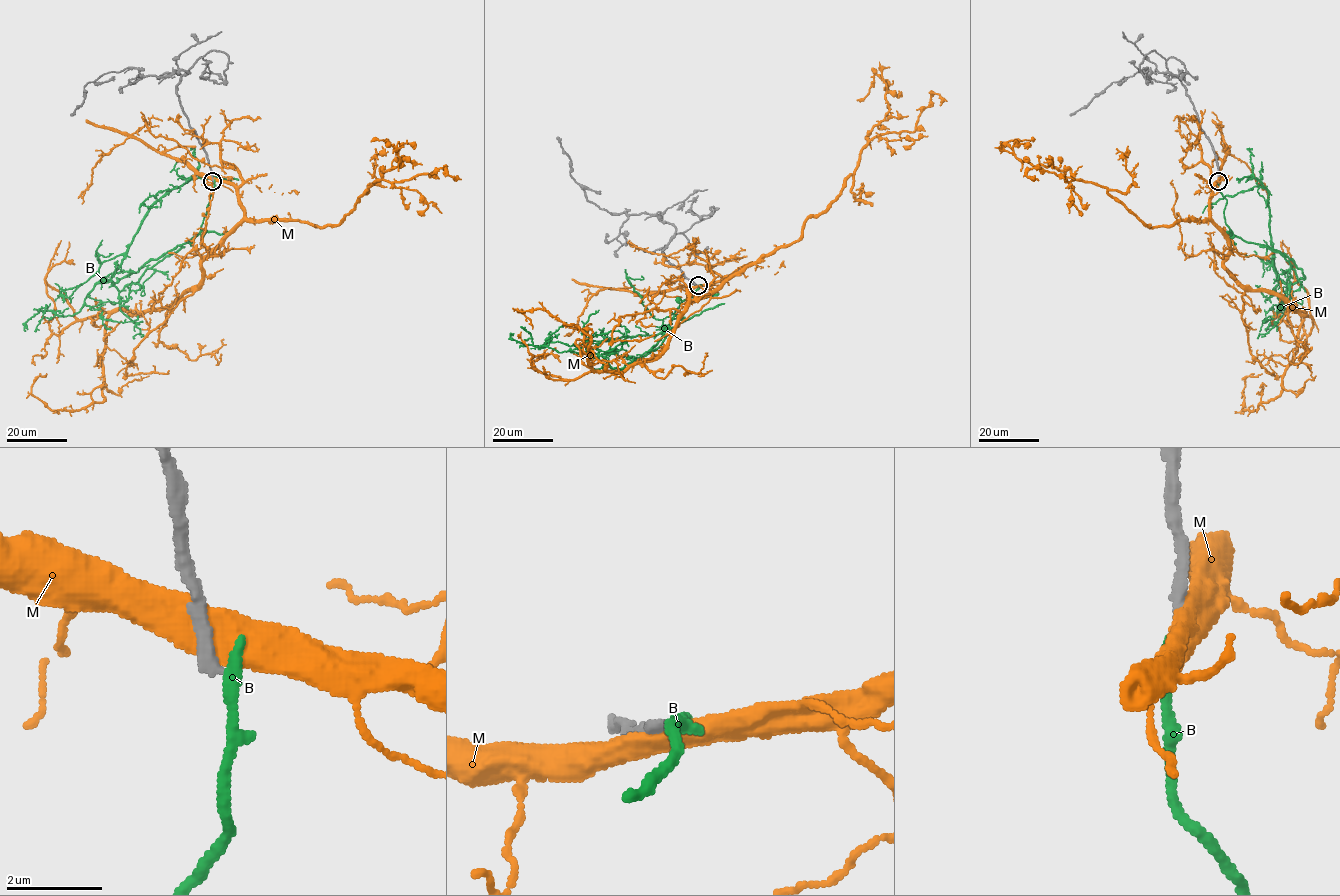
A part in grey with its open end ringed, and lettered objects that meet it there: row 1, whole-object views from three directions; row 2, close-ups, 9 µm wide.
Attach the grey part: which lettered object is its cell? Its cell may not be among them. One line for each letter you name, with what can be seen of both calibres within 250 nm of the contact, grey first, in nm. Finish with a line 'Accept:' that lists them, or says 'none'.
Accept: none

